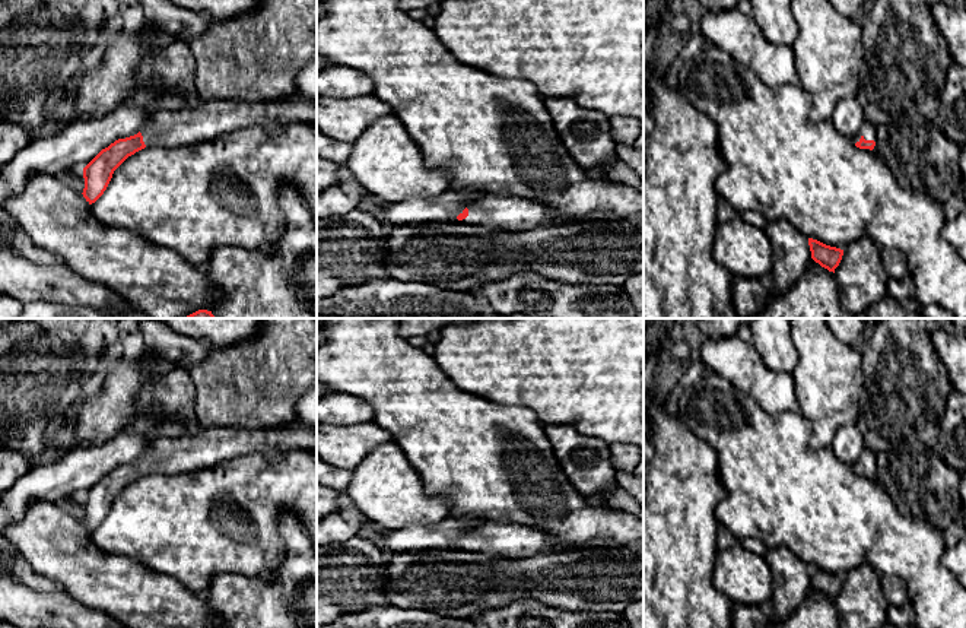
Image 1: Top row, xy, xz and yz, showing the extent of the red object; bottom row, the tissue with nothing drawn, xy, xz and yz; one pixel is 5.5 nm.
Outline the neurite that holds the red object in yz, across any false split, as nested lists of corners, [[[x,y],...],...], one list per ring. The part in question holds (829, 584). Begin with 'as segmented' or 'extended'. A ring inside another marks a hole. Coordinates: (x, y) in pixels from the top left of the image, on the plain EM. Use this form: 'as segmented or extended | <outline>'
as segmented | [[[808,565],[808,573],[811,578],[811,586],[822,594],[835,600],[835,596],[839,593],[842,587],[843,577],[826,573],[813,565]]]

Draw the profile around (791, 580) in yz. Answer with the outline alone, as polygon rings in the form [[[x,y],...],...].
[[[788,548],[768,549],[765,555],[772,571],[770,621],[785,621],[805,599],[811,586],[808,565]]]

